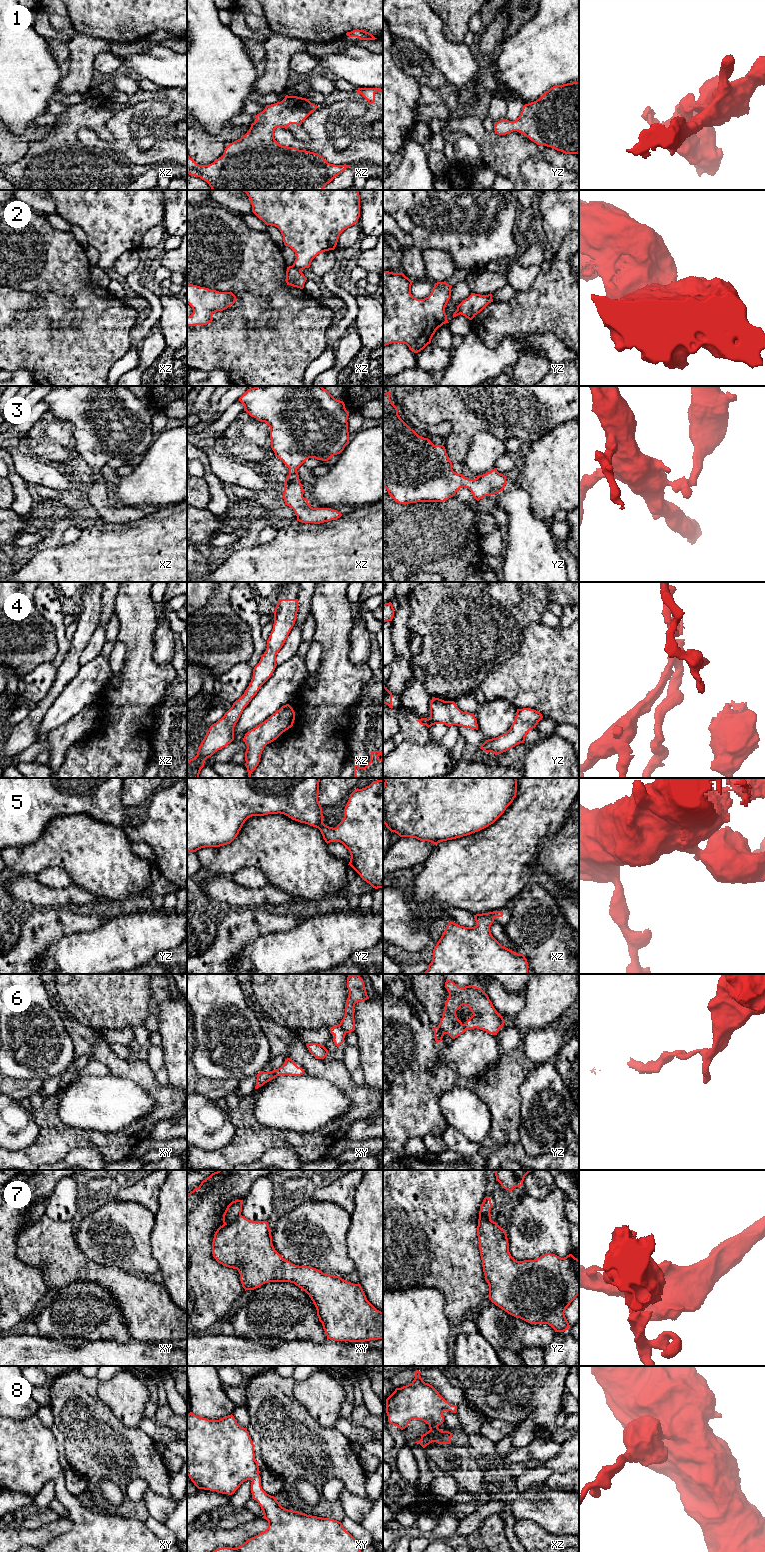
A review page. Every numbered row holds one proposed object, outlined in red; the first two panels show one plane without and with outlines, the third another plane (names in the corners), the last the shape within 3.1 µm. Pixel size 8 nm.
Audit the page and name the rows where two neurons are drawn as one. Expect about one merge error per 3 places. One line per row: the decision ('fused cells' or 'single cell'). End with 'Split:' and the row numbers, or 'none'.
1: single cell
2: fused cells
3: single cell
4: single cell
5: single cell
6: fused cells
7: fused cells
8: single cell
Split: 2, 6, 7

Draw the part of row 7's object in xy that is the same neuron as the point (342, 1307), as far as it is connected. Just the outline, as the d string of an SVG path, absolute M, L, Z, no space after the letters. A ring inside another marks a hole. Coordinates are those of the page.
M240 1215L231 1223L223 1224L214 1234L212 1254L218 1263L238 1270L245 1291L269 1282L290 1282L301 1288L313 1301L327 1339L349 1342L383 1339L383 1312L367 1300L361 1285L284 1259L272 1244L267 1221L252 1221Z

